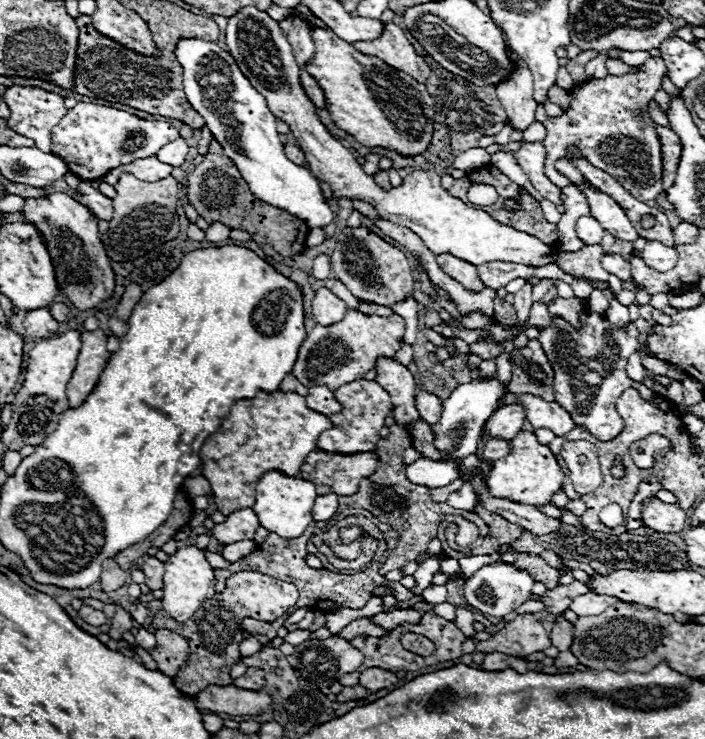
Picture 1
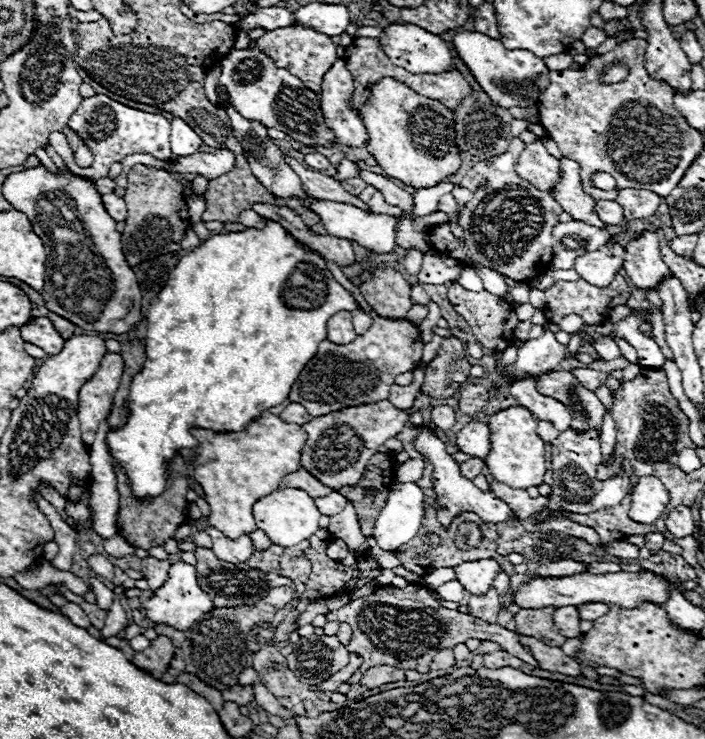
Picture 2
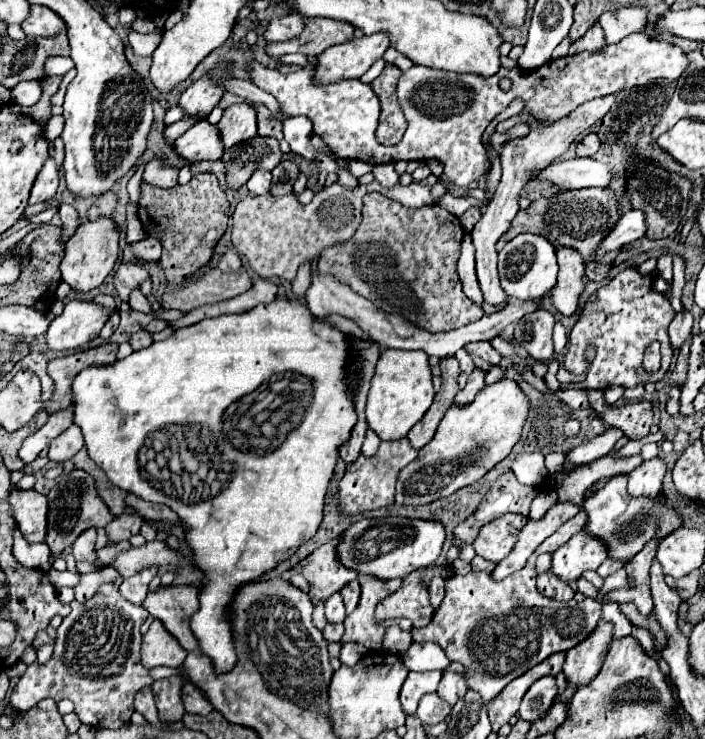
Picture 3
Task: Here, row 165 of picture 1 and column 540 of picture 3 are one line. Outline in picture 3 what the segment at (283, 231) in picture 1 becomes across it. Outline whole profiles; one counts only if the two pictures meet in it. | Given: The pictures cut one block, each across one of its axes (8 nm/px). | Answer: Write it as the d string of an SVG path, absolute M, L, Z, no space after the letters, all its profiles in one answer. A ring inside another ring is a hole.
M608 188L564 190L560 196L540 198L532 202L528 210L520 210L514 218L514 236L520 232L534 232L534 234L544 234L544 238L548 238L554 246L566 244L566 246L578 248L578 252L584 256L584 262L586 262L588 280L600 282L606 278L612 266L612 260L616 258L618 252L610 252L606 254L606 258L600 258L600 260L594 260L592 252L594 252L594 246L606 236L606 230L610 230L610 226L614 226L618 218L620 218L620 212L612 196L612 190Z

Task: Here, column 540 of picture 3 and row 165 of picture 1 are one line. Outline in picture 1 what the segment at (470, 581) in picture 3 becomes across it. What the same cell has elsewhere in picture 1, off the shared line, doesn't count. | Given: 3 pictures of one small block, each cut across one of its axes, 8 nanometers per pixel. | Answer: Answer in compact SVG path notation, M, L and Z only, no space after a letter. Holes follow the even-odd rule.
M652 56L644 62L642 72L638 72L638 74L626 74L626 76L608 74L606 78L592 78L592 80L572 88L570 90L570 102L572 102L570 110L566 110L558 118L548 118L542 122L546 126L546 138L542 140L542 144L546 148L544 174L550 178L550 182L554 182L556 186L570 184L570 180L554 168L554 162L558 158L566 156L566 148L570 144L576 144L576 146L580 146L580 154L584 154L596 168L618 178L618 182L622 182L622 186L626 186L626 190L630 190L630 194L634 194L634 198L638 198L640 202L656 200L656 196L662 192L662 152L660 152L658 136L654 134L654 128L652 128L654 122L648 114L648 100L654 98L654 92L660 88L662 74L666 74L666 66L664 66L662 58Z

